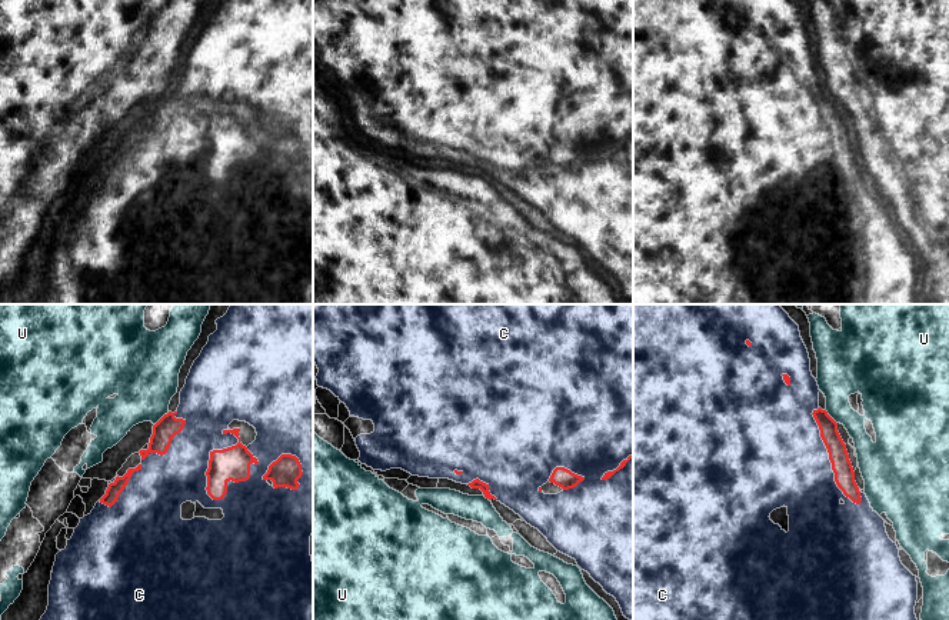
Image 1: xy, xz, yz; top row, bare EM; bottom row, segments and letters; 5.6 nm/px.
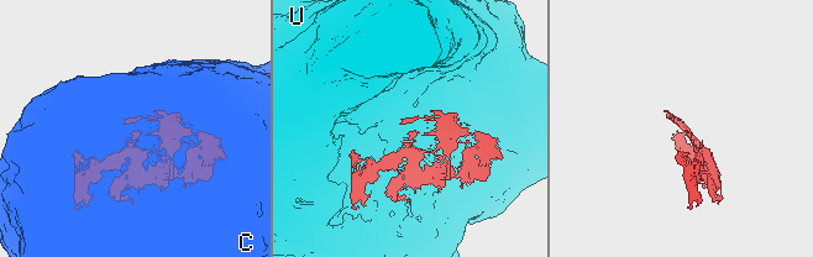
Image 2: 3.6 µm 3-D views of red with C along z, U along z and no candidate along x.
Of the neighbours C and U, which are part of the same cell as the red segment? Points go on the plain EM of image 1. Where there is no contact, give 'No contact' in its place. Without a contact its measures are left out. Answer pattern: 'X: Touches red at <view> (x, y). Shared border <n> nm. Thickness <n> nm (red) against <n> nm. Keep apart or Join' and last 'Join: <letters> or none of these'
C: Touches red at xy (210, 137). Shared border 420 nm. Thickness 190 nm (red) against 300 nm. Join
U: Touches red at xy (162, 97). Shared border 120 nm. Thickness 130 nm (red) against 360 nm. Keep apart
Join: C

